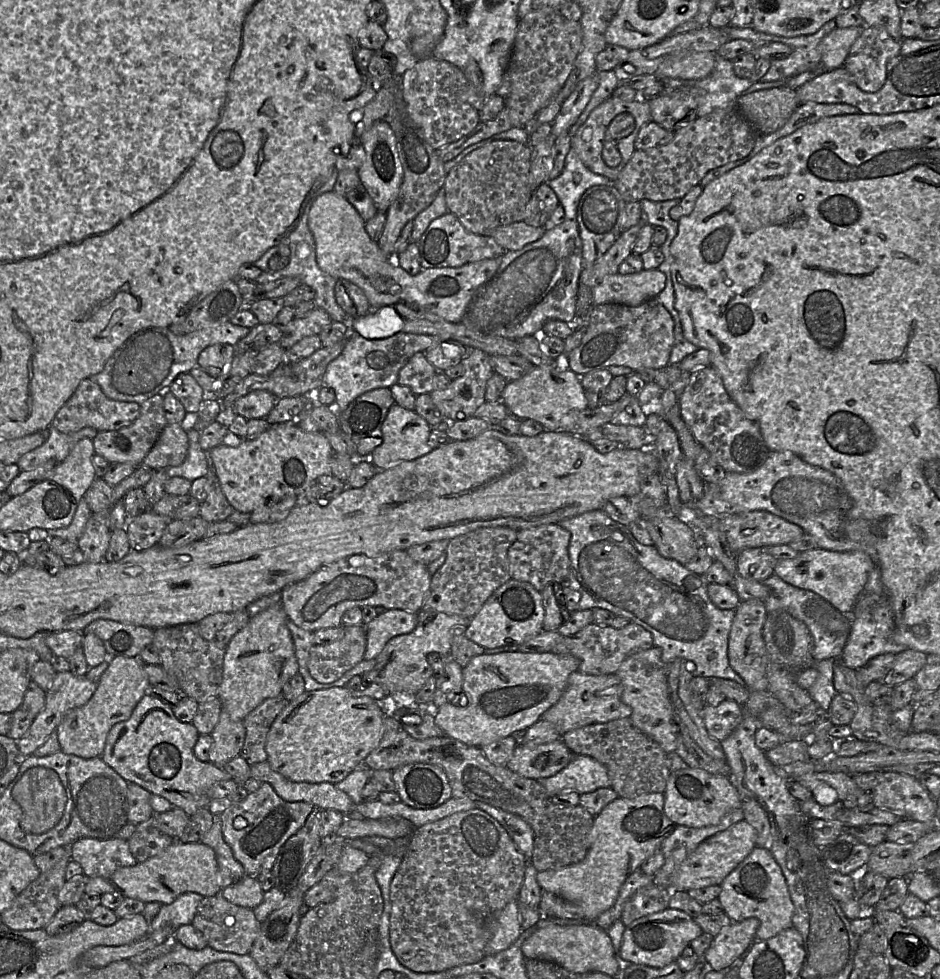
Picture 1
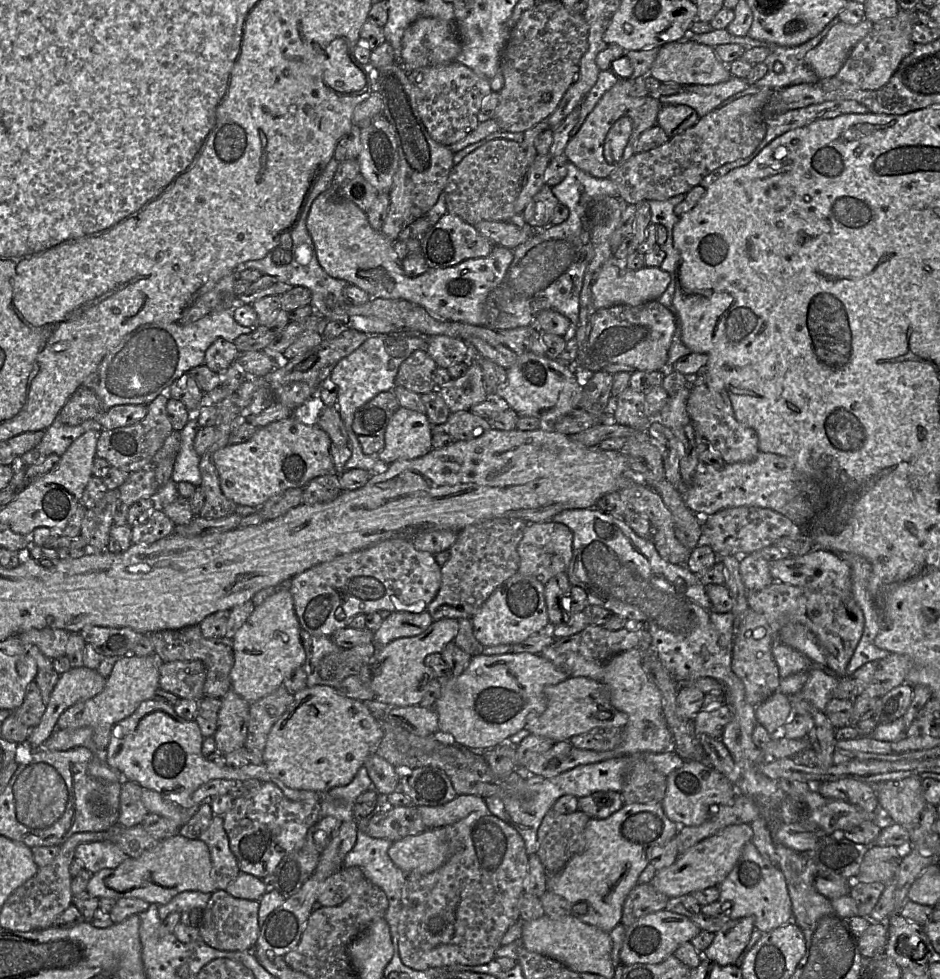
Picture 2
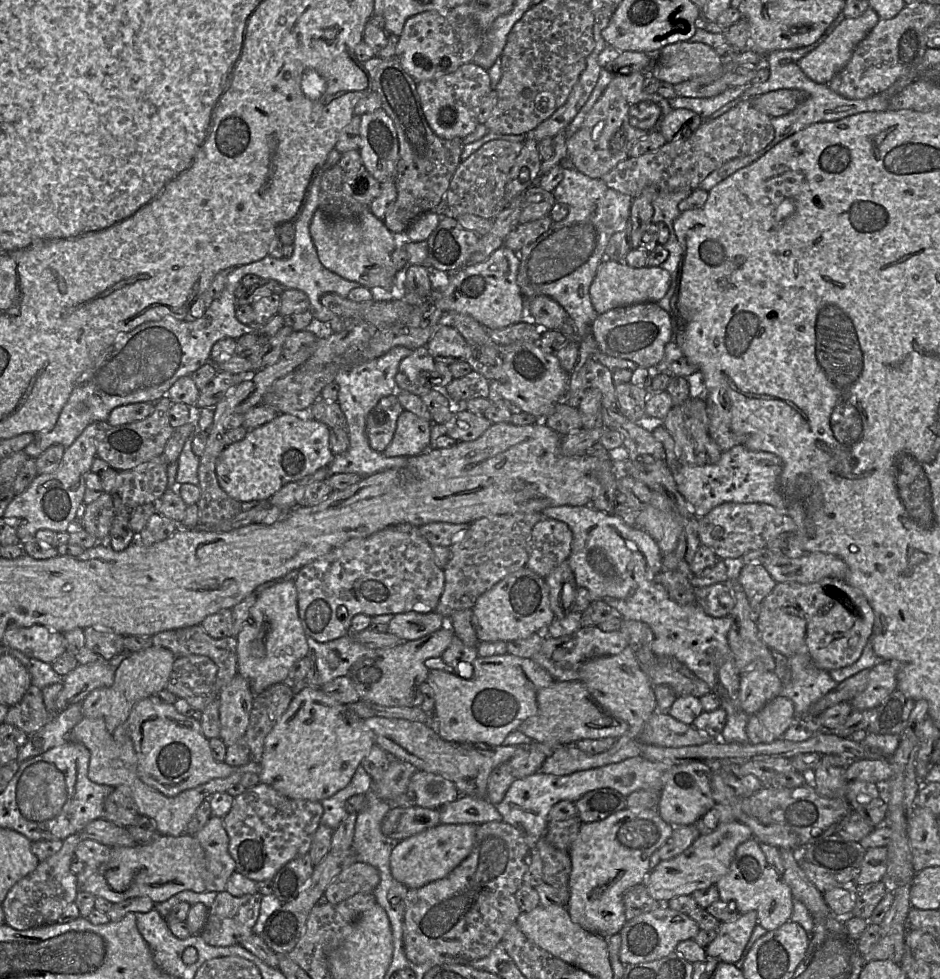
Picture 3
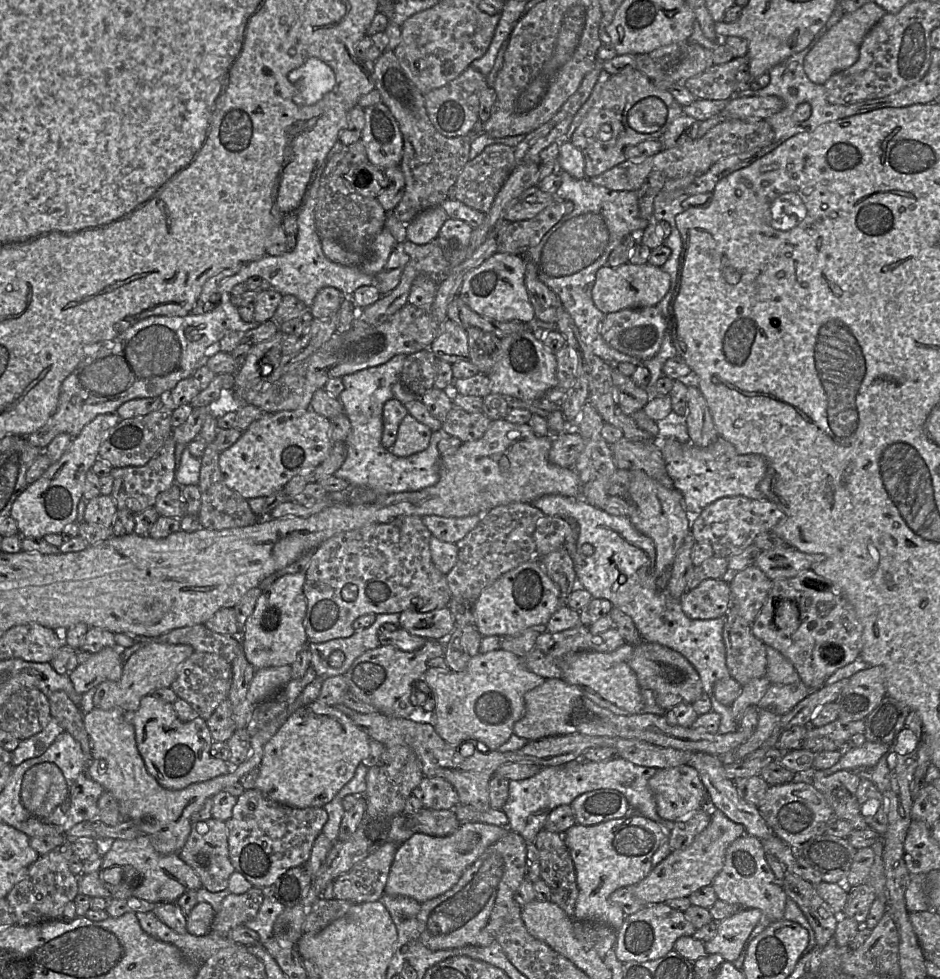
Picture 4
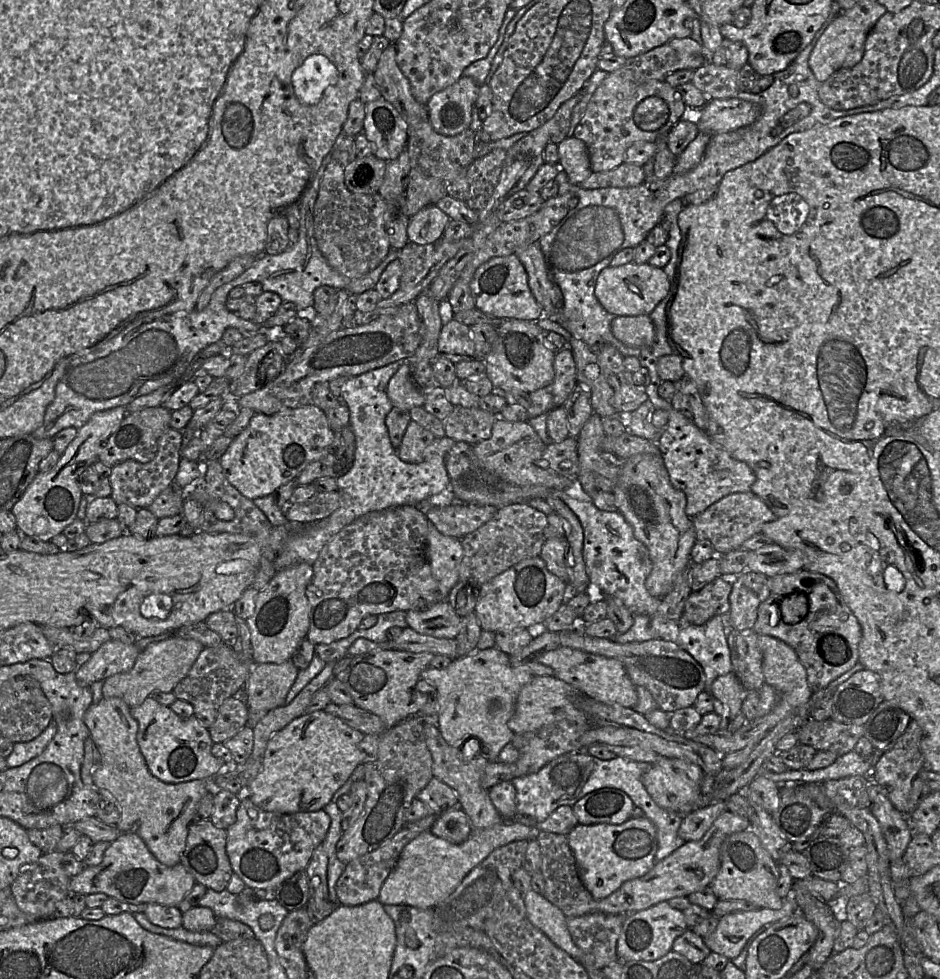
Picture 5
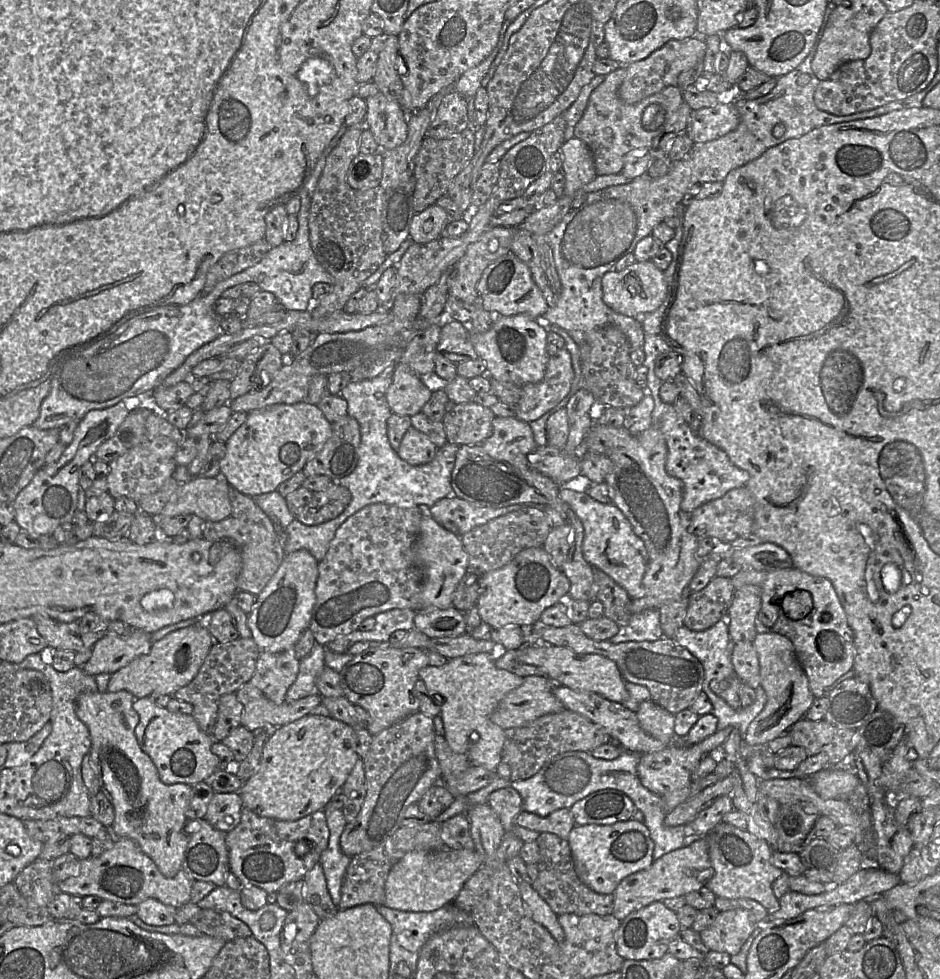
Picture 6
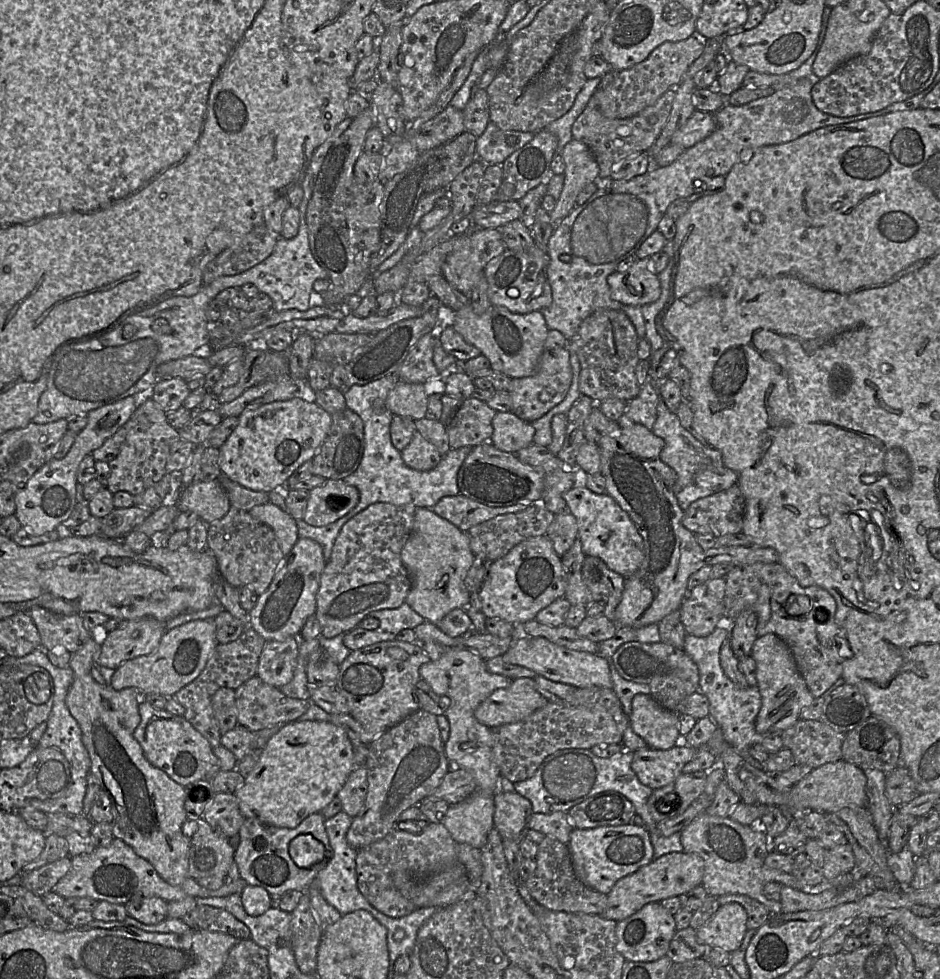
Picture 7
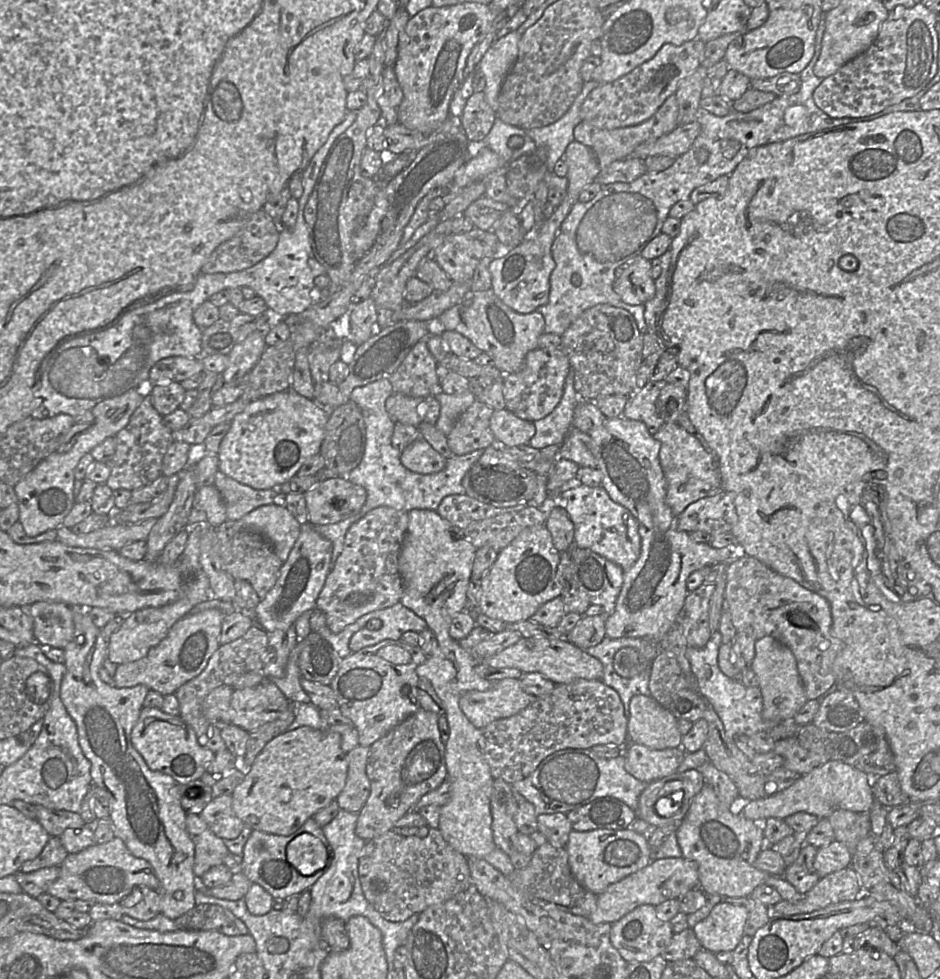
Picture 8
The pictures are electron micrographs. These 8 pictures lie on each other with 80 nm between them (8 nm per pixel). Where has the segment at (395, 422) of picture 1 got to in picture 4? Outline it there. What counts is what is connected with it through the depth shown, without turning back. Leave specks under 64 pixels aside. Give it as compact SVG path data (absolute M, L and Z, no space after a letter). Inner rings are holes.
M408 413L399 425L395 443L388 450L397 457L408 457L421 452L430 444L432 432Z

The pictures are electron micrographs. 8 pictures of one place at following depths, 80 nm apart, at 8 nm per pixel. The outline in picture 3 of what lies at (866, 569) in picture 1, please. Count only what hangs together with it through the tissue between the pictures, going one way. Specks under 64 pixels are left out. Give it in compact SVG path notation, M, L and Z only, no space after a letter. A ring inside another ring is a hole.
M824 552L805 553L797 558L781 554L763 565L777 583L810 584L823 578L844 580L847 575L846 563L838 556Z

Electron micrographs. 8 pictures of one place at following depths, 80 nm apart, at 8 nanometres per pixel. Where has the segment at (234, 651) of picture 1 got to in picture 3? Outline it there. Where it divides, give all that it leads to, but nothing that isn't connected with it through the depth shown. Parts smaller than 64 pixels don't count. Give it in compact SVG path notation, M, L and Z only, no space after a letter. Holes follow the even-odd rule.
M283 581L262 592L250 609L237 639L237 673L249 682L254 695L282 683L296 661L308 653L294 581Z

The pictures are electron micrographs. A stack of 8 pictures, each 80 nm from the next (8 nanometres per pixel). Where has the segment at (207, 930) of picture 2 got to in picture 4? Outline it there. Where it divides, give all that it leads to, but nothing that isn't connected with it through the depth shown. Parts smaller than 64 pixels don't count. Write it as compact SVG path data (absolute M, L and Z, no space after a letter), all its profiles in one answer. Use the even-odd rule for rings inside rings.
M254 886L244 894L228 894L214 915L209 934L228 937L234 928L256 917L263 900L262 889Z

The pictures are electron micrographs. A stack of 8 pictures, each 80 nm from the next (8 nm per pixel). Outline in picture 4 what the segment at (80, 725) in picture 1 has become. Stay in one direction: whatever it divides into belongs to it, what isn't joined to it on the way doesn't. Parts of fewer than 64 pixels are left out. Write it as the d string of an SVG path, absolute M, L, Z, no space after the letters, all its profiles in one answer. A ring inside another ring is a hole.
M156 642L146 644L125 661L119 681L106 680L95 687L94 707L103 710L120 707L125 712L134 712L145 695L156 689L170 688L179 667L193 653L194 649L189 645Z

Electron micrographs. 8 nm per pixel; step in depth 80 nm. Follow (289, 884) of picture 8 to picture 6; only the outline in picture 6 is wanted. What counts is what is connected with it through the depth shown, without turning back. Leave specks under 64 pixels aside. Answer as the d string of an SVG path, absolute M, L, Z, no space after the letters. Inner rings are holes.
M243 807L239 824L226 834L225 842L229 853L230 871L241 881L243 886L257 886L267 893L277 893L284 884L304 878L306 873L320 861L322 852L327 848L328 839L329 829L323 810L295 821L282 821L261 817ZM302 839L310 842L310 851L304 857L298 857L294 852L294 847Z

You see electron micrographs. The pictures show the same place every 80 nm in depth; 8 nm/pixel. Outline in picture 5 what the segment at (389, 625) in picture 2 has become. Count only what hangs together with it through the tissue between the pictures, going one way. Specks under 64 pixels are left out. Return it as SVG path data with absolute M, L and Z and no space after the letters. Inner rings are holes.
M447 600L439 601L426 610L406 611L409 628L435 638L454 639L459 633L461 620Z

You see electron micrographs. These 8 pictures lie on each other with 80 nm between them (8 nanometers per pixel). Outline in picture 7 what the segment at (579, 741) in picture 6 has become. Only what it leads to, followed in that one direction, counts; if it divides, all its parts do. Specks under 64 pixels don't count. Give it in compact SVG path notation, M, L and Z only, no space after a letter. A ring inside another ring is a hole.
M577 687L577 704L564 706L548 702L518 722L492 727L493 756L500 775L516 783L532 777L543 760L556 751L622 743L623 732L630 723L612 688Z

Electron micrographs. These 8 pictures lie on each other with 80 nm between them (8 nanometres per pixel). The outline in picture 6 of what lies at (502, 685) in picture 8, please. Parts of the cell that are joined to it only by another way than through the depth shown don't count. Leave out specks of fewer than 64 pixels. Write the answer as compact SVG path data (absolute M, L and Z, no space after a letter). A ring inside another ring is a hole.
M527 676L524 678L524 681L522 683L522 685L520 685L518 688L514 689L513 691L509 692L498 704L497 708L494 710L494 712L491 715L491 720L493 723L495 723L496 725L498 725L499 727L501 727L502 729L506 730L509 728L516 728L516 727L522 727L525 726L527 724L529 724L530 722L534 721L535 719L546 715L546 714L551 714L551 713L558 713L563 711L564 709L566 709L564 707L564 705L562 704L562 702L560 700L558 700L555 695L553 694L553 687L555 685L560 685L560 684L555 684L552 680L550 680L547 676Z

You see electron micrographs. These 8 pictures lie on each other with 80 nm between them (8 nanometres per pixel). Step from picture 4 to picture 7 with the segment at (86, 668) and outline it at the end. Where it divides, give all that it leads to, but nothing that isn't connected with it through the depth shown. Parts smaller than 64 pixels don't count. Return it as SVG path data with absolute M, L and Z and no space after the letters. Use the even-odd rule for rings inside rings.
M155 618L122 621L104 639L95 665L117 669L128 660L149 655L166 632L166 622Z

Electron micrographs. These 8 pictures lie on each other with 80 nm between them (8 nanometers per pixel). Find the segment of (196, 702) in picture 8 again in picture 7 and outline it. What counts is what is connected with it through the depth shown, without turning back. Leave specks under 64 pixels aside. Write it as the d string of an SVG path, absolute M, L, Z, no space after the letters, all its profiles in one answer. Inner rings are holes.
M247 626L238 639L218 644L199 676L174 694L175 699L185 708L183 717L208 740L212 750L221 745L222 737L214 717L212 696L219 688L235 690L245 681L257 676L259 658L266 642L251 626Z

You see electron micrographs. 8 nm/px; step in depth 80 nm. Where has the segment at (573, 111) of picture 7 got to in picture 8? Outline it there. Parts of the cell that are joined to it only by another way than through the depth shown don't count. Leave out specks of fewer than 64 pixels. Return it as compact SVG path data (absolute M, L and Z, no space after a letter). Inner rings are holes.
M595 80L584 82L581 92L559 120L545 127L525 130L537 147L546 149L549 172L553 173L555 164L563 157L567 146L574 141L574 129L582 121L582 104L589 93L599 85Z

